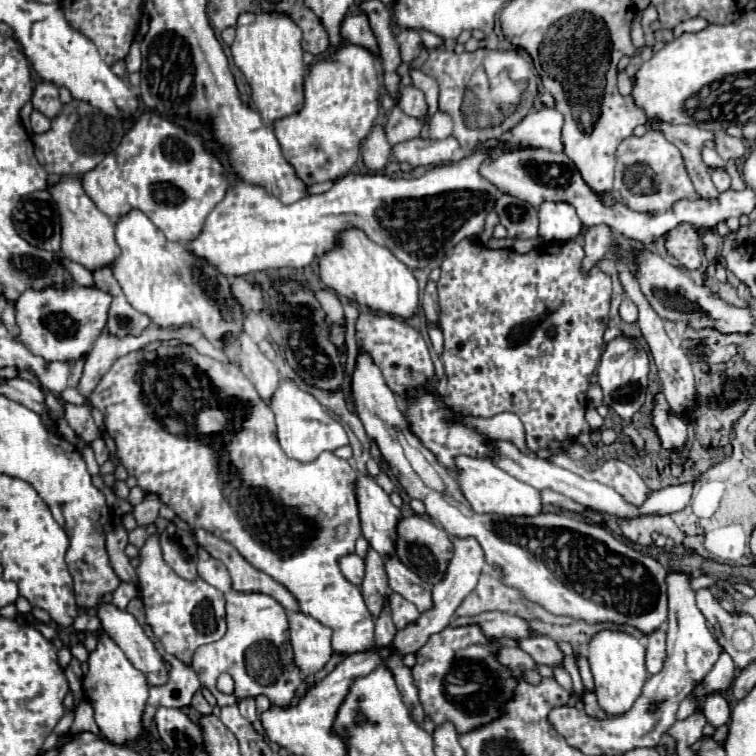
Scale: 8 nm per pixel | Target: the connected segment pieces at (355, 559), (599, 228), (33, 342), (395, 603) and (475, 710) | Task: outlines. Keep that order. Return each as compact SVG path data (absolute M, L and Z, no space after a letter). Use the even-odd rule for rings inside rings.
M356 553L352 555L346 555L342 561L340 561L340 567L342 567L342 573L344 577L354 583L354 585L360 585L362 579L364 579L364 559L358 557Z
M594 225L584 231L584 251L586 251L584 269L590 269L592 265L602 261L604 253L612 243L612 235L614 233L608 225Z
M68 279L64 285L54 285L44 291L28 289L16 301L16 311L18 311L16 323L20 327L18 341L22 341L34 355L44 357L46 361L76 361L78 357L86 355L92 349L96 337L104 331L110 301L112 301L112 297L108 293L104 293L96 287L80 287L72 279Z
M390 593L390 607L392 607L392 621L396 629L404 629L420 617L418 609L398 593Z
M476 623L468 627L446 627L432 635L420 651L416 651L416 665L412 667L412 679L418 687L418 697L424 713L438 727L450 721L458 735L484 727L492 719L502 715L504 703L512 699L516 689L516 677L508 667L498 663L496 651L500 643L494 637L486 637ZM452 687L460 687L460 695L452 695Z

